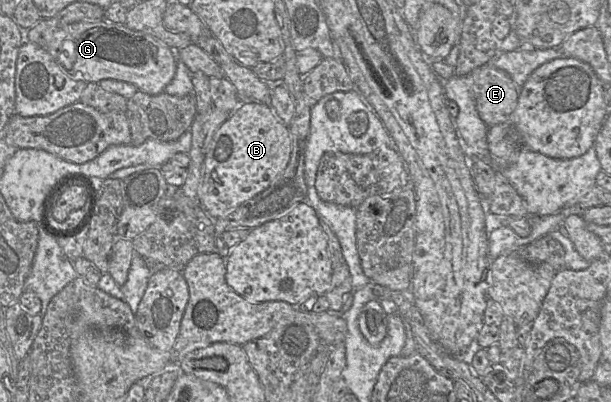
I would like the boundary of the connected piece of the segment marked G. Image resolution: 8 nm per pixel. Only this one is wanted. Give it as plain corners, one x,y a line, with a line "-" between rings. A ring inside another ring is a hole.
96,20
96,21
79,21
72,24
67,24
58,28
50,28
44,32
45,39
45,50
52,56
56,65
61,69
64,75
68,75
74,81
85,81
87,83
94,82
99,83
101,80
113,79
126,83
133,84
137,87
139,91
147,93
149,95
157,95
164,92
165,87
172,81
176,73
177,65
177,53
175,50
169,48
162,42
153,38
152,36
145,34
143,32
138,32
129,29
124,24
119,24
106,20

